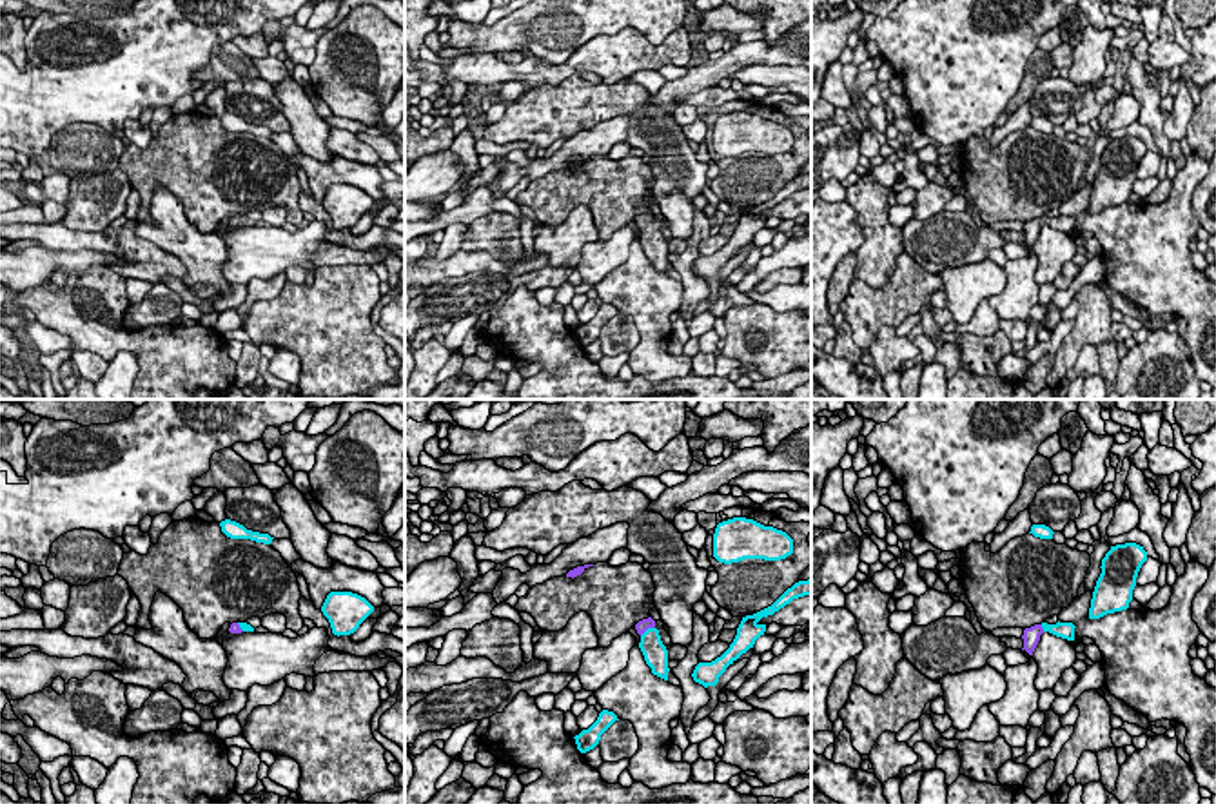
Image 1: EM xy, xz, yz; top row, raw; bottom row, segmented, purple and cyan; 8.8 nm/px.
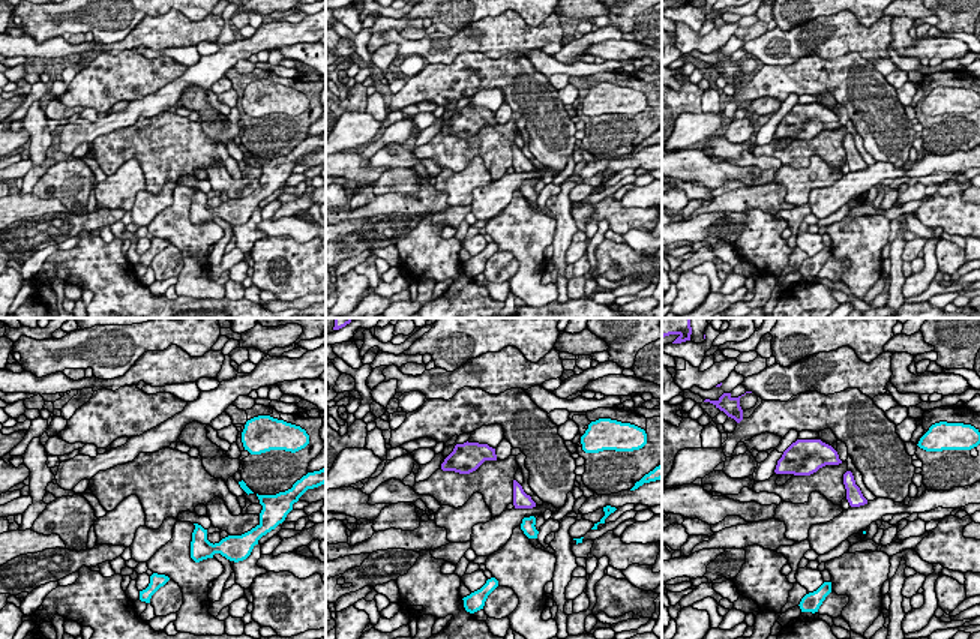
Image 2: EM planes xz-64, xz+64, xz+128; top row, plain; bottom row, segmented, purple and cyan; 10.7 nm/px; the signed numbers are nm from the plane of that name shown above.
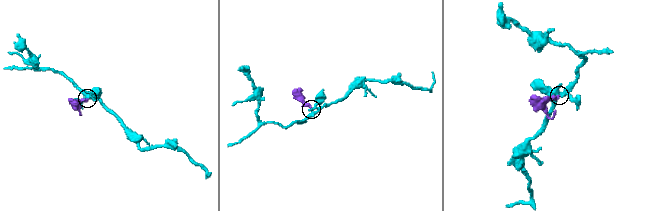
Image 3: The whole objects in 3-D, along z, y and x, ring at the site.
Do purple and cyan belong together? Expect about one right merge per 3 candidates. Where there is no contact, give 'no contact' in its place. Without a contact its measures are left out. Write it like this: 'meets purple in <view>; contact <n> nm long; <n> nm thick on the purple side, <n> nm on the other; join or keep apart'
meets purple in xz; contact 150 nm long; 120 nm thick on the purple side, 220 nm on the other; join

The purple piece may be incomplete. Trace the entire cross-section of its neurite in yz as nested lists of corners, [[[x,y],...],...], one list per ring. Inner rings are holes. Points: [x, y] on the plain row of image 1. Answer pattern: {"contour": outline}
{"contour": [[[1042,216],[1042,218],[1035,218],[1031,221],[1025,221],[1024,223],[1024,241],[1029,249],[1033,249],[1038,234],[1040,234],[1040,229],[1044,225],[1049,225],[1056,230],[1062,230],[1062,232],[1067,232],[1067,234],[1074,234],[1074,218],[1073,216],[1056,216],[1056,218],[1047,218],[1047,216]]]}

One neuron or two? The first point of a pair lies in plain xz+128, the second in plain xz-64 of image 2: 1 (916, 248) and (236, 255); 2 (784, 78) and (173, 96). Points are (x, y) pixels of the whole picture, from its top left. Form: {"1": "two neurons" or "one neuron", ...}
{"1": "one neuron", "2": "two neurons"}

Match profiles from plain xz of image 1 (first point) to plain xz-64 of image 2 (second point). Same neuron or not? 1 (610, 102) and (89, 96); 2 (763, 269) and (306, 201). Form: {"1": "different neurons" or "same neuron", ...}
{"1": "same neuron", "2": "same neuron"}

